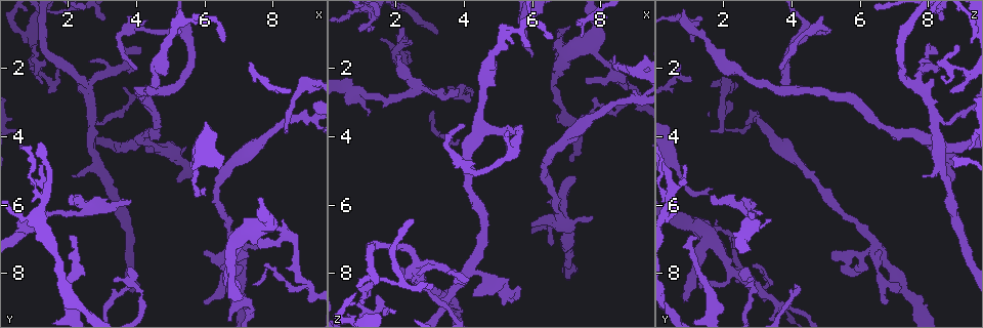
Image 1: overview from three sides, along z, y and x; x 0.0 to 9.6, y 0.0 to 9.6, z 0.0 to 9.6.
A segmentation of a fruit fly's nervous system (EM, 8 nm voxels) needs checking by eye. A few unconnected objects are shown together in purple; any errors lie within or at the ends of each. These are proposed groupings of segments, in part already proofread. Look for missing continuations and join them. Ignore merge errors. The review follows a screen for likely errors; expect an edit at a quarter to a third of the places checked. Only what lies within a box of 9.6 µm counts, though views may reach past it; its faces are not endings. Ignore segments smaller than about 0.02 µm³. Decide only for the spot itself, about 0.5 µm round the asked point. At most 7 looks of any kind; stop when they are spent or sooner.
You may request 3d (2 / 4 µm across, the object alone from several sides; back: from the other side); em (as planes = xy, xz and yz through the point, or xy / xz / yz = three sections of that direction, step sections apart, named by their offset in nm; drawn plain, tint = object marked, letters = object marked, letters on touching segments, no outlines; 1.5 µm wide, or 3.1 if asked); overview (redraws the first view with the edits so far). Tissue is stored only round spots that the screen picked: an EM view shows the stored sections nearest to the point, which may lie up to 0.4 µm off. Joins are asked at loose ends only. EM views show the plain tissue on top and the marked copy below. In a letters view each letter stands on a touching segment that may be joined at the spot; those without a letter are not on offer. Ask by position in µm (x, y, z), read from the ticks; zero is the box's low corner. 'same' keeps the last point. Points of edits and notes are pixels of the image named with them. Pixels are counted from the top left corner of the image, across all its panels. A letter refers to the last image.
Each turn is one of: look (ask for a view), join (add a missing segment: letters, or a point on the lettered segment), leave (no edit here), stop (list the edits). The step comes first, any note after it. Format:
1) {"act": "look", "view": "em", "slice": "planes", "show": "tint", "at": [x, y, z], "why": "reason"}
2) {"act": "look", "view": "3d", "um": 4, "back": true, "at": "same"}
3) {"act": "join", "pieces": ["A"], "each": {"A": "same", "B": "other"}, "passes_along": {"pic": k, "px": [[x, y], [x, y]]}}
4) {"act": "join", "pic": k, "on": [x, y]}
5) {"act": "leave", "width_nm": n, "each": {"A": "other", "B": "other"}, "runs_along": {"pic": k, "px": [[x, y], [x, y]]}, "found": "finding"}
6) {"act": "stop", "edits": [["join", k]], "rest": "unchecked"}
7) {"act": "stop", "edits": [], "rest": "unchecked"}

{"act": "look", "view": "em", "slice": "yz", "step": 8, "show": "letters", "at": [3.95, 1.95, 3.65], "why": "long arm stops here"}

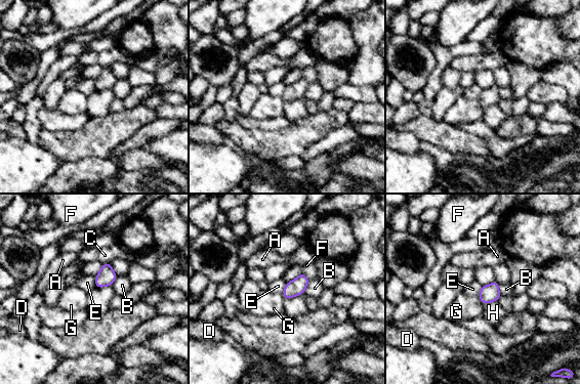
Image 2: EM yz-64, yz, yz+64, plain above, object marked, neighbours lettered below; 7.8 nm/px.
{"act": "look", "view": "em", "slice": "xy", "step": 8, "show": "letters", "at": "same", "why": "another direction"}

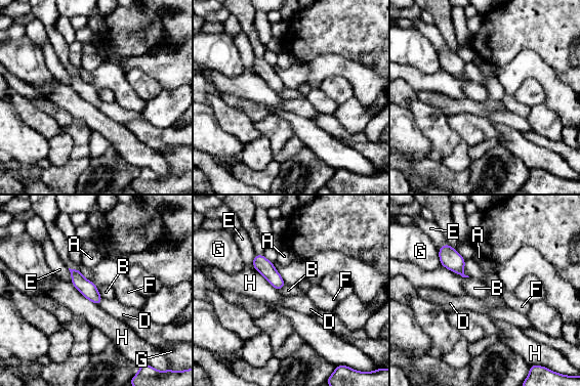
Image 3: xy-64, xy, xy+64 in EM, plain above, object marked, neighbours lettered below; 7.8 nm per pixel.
{"act": "leave", "each": {"A": "other", "B": "other", "D": "other", "E": "other", "F": "other", "G": "other", "H": "other"}, "border": {"pic": 3, "px": [[255, 254], [253, 268]]}, "found": "none of them fits"}

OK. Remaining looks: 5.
{"act": "look", "view": "3d", "um": 2, "at": [1.35, 2.75, 8.70], "why": "free end"}

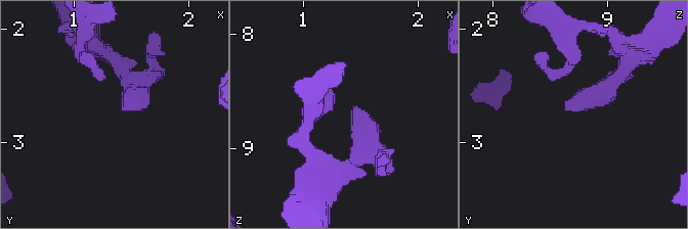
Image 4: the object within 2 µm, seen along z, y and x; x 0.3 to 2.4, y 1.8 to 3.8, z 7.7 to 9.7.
{"act": "look", "view": "em", "slice": "planes", "show": "letters", "at": [1.40, 2.72, 8.66]}

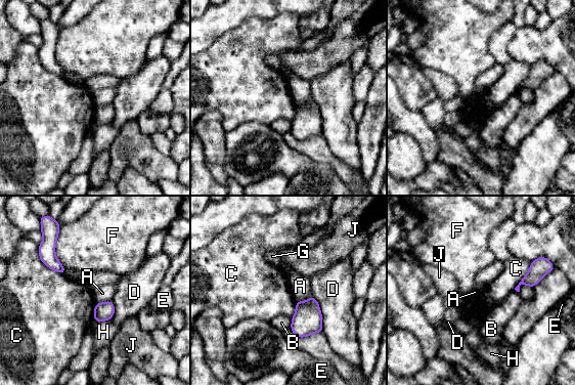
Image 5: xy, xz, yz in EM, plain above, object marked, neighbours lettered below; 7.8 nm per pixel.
{"act": "leave", "each": {"A": "other", "B": "other", "C": "other", "D": "other", "E": "other", "F": "other", "G": "other", "H": "other", "J": "other"}, "found": "no lettered segment goes on from it"}

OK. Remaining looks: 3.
{"act": "look", "view": "em", "slice": "planes", "show": "letters", "at": [5.90, 7.45, 6.50], "why": "free end"}

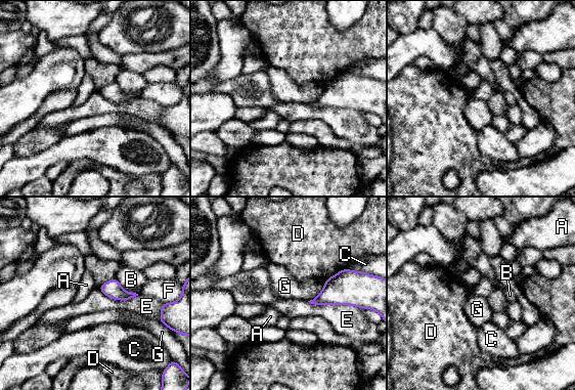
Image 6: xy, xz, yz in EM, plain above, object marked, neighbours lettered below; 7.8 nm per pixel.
{"act": "leave", "each": {"A": "other", "B": "other", "C": "other", "D": "other", "E": "other", "F": "other", "G": "other"}, "found": "no lettered segment goes on from it"}

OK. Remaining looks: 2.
{"act": "stop", "edits": [], "rest": "unchecked"}

